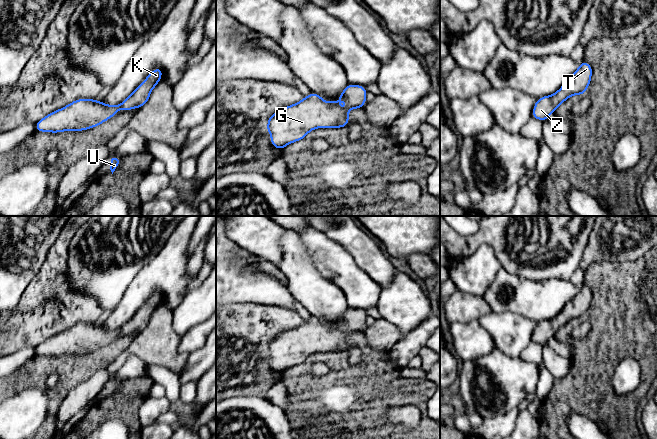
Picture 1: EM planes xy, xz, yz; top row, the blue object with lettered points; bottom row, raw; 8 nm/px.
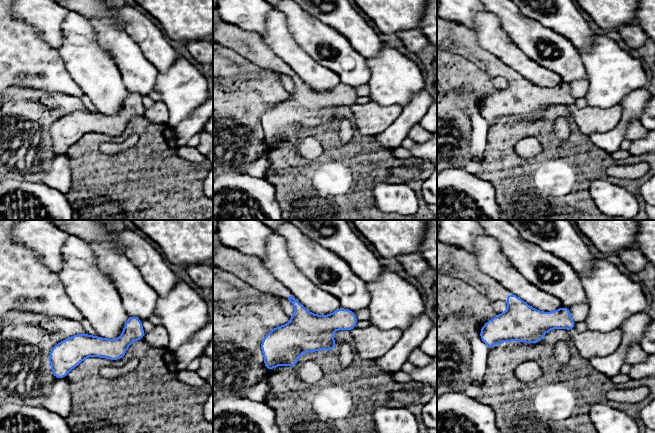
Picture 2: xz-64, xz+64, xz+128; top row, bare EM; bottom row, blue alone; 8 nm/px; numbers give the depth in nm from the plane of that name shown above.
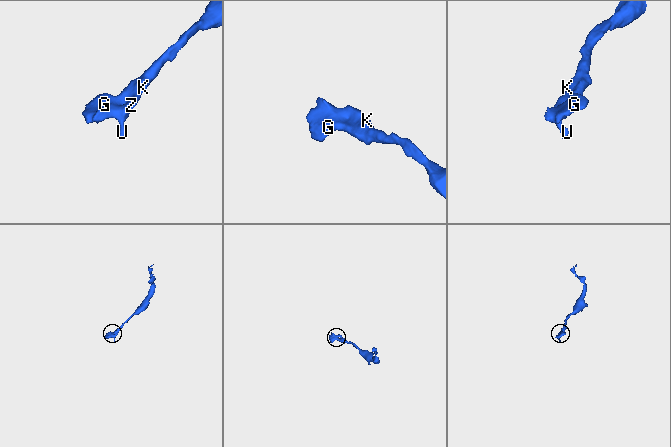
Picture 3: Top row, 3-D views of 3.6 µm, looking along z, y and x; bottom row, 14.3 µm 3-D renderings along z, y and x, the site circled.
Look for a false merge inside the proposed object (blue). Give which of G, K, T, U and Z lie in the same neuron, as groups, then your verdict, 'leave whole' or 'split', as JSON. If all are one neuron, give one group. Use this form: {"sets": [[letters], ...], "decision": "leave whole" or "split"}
{"sets": [["G", "K", "T", "U", "Z"]], "decision": "leave whole"}

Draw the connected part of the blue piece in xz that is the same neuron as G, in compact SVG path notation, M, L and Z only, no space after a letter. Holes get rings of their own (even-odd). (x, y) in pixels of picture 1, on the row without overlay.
M348 307L340 320L334 326L326 326L319 318L312 316L296 328L287 330L268 340L271 368L281 374L292 366L300 365L316 352L341 352L349 346L348 336L362 332L366 325L367 314L364 310ZM347 325L347 332L341 332L337 327Z

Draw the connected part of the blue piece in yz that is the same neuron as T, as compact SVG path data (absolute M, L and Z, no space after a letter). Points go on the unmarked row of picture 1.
M582 285L575 297L567 302L563 310L554 318L536 324L532 341L542 346L555 336L557 331L572 319L585 318L592 301L592 290Z

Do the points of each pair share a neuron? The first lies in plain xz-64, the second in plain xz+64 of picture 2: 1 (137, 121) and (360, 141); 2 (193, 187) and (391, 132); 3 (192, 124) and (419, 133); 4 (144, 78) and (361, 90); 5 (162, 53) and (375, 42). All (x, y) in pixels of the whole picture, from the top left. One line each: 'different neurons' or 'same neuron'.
1: same neuron
2: different neurons
3: different neurons
4: different neurons
5: same neuron

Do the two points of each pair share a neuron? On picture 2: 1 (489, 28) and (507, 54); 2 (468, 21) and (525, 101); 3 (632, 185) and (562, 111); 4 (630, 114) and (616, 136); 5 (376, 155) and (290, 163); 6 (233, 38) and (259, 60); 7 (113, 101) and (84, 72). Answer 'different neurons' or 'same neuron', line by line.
1: same neuron
2: different neurons
3: same neuron
4: same neuron
5: same neuron
6: same neuron
7: same neuron

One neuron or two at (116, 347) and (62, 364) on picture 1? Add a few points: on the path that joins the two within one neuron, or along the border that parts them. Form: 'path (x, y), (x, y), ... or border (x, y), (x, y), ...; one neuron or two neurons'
path (103, 357), (89, 364), (75, 364); one neuron

